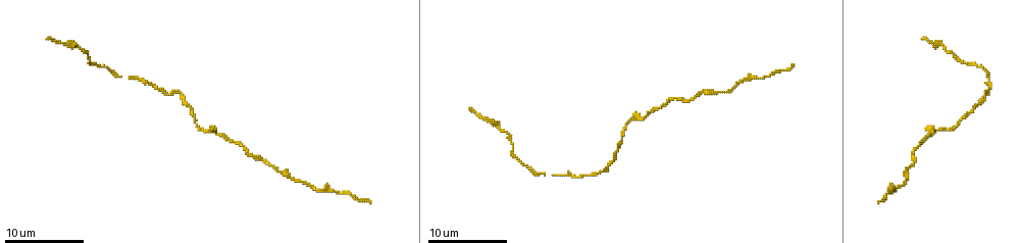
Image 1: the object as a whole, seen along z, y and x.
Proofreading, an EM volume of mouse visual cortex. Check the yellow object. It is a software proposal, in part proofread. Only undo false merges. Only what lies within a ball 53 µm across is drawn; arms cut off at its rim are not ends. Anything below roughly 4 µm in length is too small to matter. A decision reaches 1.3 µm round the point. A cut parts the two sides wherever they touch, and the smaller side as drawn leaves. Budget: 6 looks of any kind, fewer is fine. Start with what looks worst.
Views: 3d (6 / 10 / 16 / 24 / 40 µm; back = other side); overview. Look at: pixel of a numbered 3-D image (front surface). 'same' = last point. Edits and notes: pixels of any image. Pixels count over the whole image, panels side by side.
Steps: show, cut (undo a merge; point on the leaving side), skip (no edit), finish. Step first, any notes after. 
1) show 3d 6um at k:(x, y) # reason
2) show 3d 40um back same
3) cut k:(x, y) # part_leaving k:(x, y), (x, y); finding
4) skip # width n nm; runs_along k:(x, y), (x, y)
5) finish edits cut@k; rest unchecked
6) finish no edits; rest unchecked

show 3d 10um at 1:(602, 171) # calibre changes

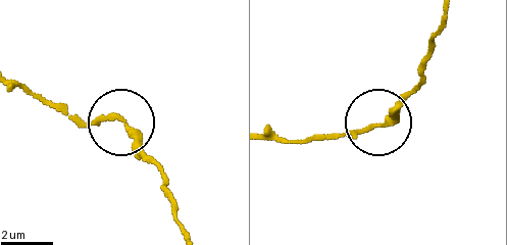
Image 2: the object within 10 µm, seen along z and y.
skip # runs_along 2:(178, 222), (164, 178), (128, 126), (81, 126), (57, 112); one cell here

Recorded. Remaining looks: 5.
show 3d 10um at 1:(331, 189) # sudden change in width

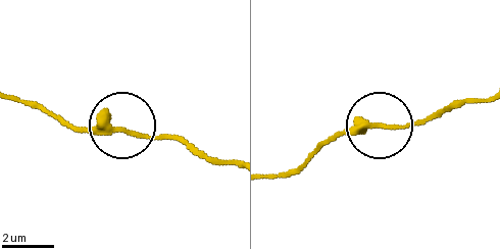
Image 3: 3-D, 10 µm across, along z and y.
show 3d 6um at 3:(383, 125)

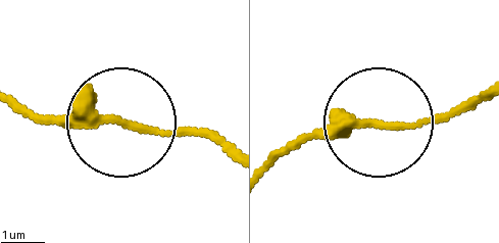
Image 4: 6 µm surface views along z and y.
skip # all the same cell

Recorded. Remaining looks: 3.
show 3d 6um at 1:(697, 94) # calibre changes

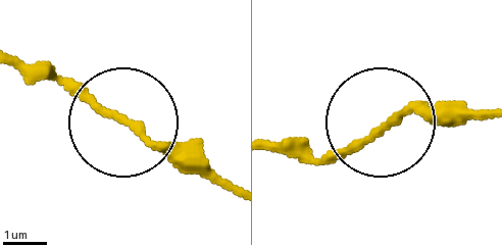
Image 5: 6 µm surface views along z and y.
skip # runs_along 5:(270, 143), (336, 154), (423, 110), (474, 110); all the same cell

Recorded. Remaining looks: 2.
finish no edits; rest unchecked

